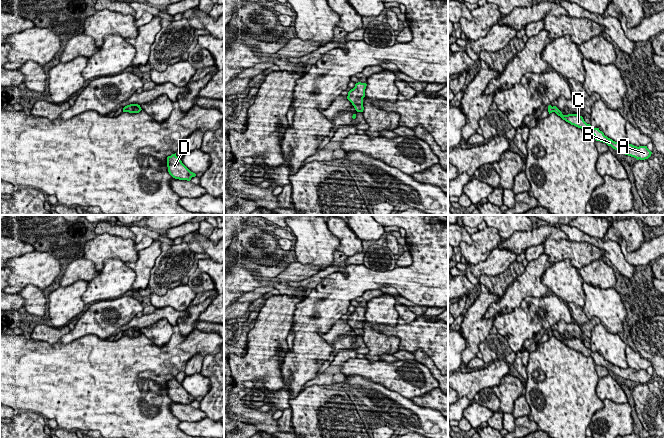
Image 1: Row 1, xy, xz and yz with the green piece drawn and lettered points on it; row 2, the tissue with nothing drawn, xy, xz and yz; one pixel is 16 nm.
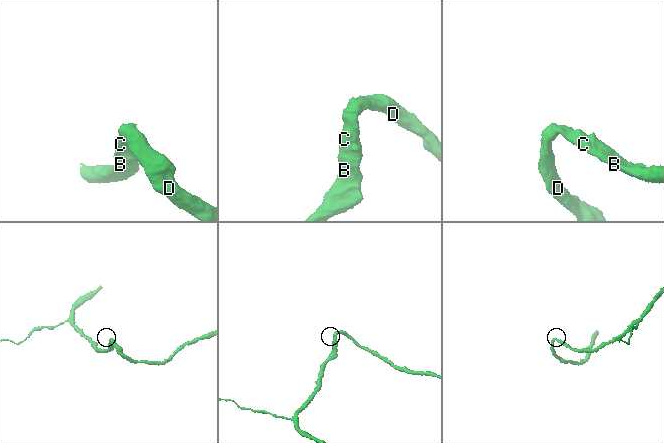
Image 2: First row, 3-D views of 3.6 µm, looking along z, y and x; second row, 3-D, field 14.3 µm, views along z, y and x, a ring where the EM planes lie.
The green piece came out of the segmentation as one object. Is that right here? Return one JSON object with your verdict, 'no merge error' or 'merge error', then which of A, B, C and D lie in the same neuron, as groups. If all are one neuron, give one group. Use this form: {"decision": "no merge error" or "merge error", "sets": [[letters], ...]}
{"decision": "no merge error", "sets": [["A", "B", "C", "D"]]}

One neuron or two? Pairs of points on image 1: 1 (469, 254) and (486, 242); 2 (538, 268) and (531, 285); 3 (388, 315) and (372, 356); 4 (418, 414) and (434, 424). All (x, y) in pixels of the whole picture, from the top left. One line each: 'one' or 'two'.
1: one
2: one
3: one
4: one

